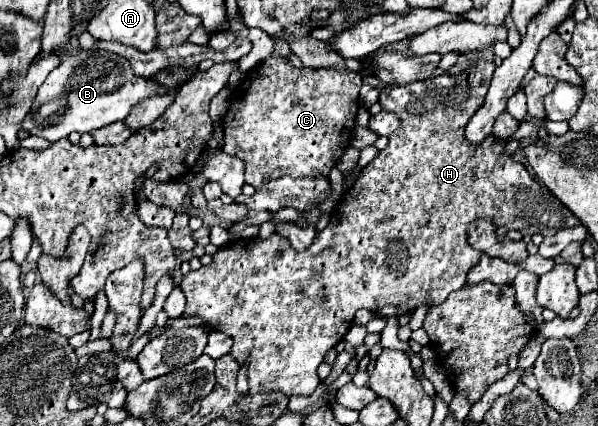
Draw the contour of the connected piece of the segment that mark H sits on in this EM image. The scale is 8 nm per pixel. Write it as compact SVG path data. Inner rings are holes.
M474 60L470 68L466 68L462 74L440 74L440 76L432 76L428 80L422 80L422 82L410 82L406 86L384 86L380 88L380 98L378 98L378 104L382 106L382 110L386 112L394 112L398 118L400 118L400 128L394 130L394 134L388 136L388 146L384 150L380 150L376 154L376 158L366 164L362 168L362 172L358 174L356 182L342 194L342 200L334 206L336 212L330 214L330 222L324 230L320 230L312 242L312 246L304 252L296 252L290 242L286 238L282 238L280 234L272 234L268 240L250 240L250 242L228 242L224 244L216 254L212 254L212 262L208 266L200 266L198 270L190 270L182 282L180 282L180 290L184 292L186 296L186 310L182 314L182 318L202 318L202 328L206 330L216 330L216 332L224 332L228 334L234 344L232 344L232 350L230 354L240 362L240 364L246 364L248 366L248 382L250 382L250 394L262 394L262 392L282 392L284 396L310 396L318 384L320 384L320 378L316 374L316 368L318 364L322 362L324 354L336 344L342 340L342 336L346 334L346 330L350 328L352 320L354 320L354 314L356 310L360 308L368 308L372 314L376 316L386 316L386 318L398 318L398 316L404 316L404 314L414 314L414 310L422 304L428 304L428 306L438 306L442 304L450 292L456 292L460 290L464 284L466 284L466 278L468 278L468 272L478 264L478 260L484 256L480 250L474 250L470 244L468 244L468 228L472 222L484 218L484 220L490 220L496 228L500 226L506 226L506 228L512 228L512 230L520 230L522 234L542 234L542 236L552 236L556 234L558 230L562 228L572 228L572 226L578 226L578 218L574 218L574 214L562 204L558 202L546 188L542 188L530 174L528 170L524 168L524 164L516 162L510 154L504 152L504 140L500 140L498 136L490 134L488 138L482 140L482 144L474 146L466 140L464 136L464 130L466 130L466 124L470 122L470 118L478 112L478 108L482 106L484 102L484 96L488 92L488 86L490 86L490 78L492 78L492 72L494 72L494 64L488 62L488 60Z

